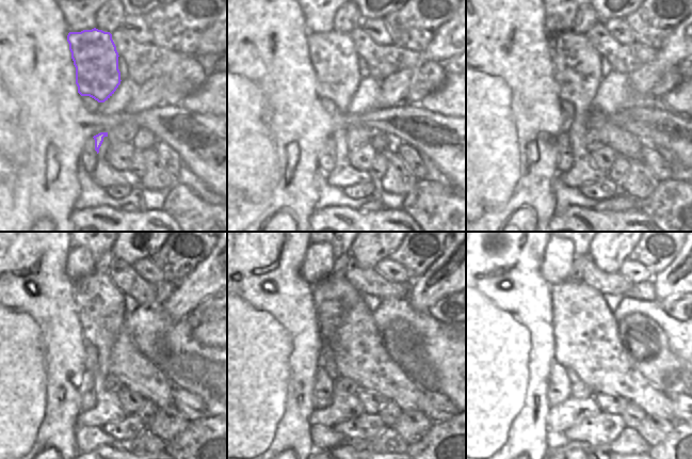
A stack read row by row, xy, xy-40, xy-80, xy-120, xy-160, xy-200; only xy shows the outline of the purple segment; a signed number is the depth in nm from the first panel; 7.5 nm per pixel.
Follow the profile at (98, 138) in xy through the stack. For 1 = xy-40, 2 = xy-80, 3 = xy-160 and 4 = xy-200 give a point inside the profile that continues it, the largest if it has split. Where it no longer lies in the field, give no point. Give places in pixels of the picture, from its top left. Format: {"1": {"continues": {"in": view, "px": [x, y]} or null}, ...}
{"1": {"continues": {"in": "xy-40", "px": [337, 137]}}, "2": {"continues": {"in": "xy-80", "px": [576, 63]}}, "3": {"continues": {"in": "xy-160", "px": [347, 326]}}, "4": {"continues": {"in": "xy-200", "px": [586, 342]}}}

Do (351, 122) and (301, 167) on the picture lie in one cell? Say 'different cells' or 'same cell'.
same cell

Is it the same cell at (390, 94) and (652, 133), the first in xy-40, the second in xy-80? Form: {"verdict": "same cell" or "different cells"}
{"verdict": "different cells"}

